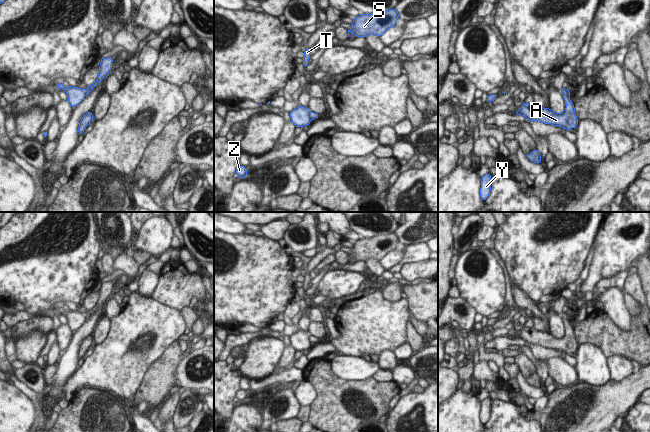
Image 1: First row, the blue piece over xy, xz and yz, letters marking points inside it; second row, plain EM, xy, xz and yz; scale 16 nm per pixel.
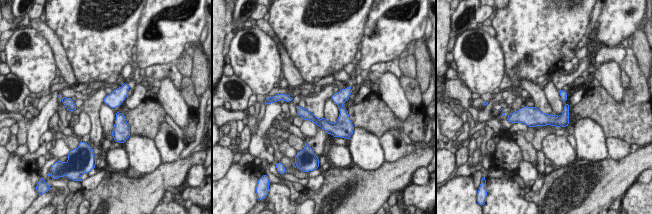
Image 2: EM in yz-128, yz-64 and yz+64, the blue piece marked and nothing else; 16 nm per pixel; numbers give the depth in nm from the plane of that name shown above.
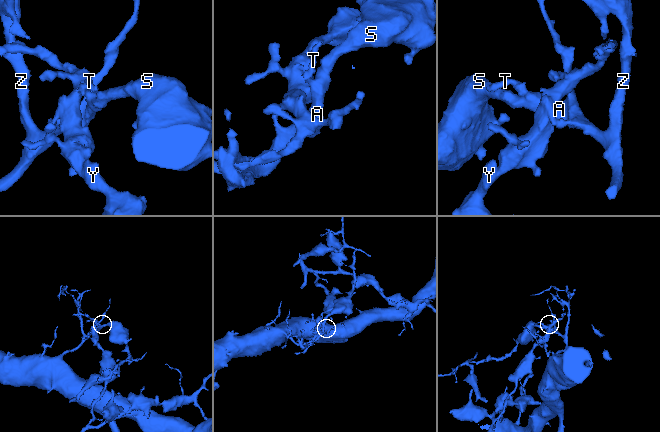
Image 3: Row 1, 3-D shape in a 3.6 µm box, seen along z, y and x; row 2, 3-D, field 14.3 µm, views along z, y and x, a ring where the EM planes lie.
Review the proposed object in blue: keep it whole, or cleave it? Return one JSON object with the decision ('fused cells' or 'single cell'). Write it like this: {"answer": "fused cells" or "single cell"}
{"answer": "fused cells"}

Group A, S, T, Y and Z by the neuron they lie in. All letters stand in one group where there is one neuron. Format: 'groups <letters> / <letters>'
groups A S T Z / Y

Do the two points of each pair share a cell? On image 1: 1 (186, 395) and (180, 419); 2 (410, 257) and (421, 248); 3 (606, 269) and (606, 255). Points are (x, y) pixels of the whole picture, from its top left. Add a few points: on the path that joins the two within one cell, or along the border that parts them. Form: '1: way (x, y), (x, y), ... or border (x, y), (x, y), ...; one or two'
1: way (186, 401), (184, 413); one
2: way (413, 254), (418, 251); one
3: way (606, 266), (606, 258); one

